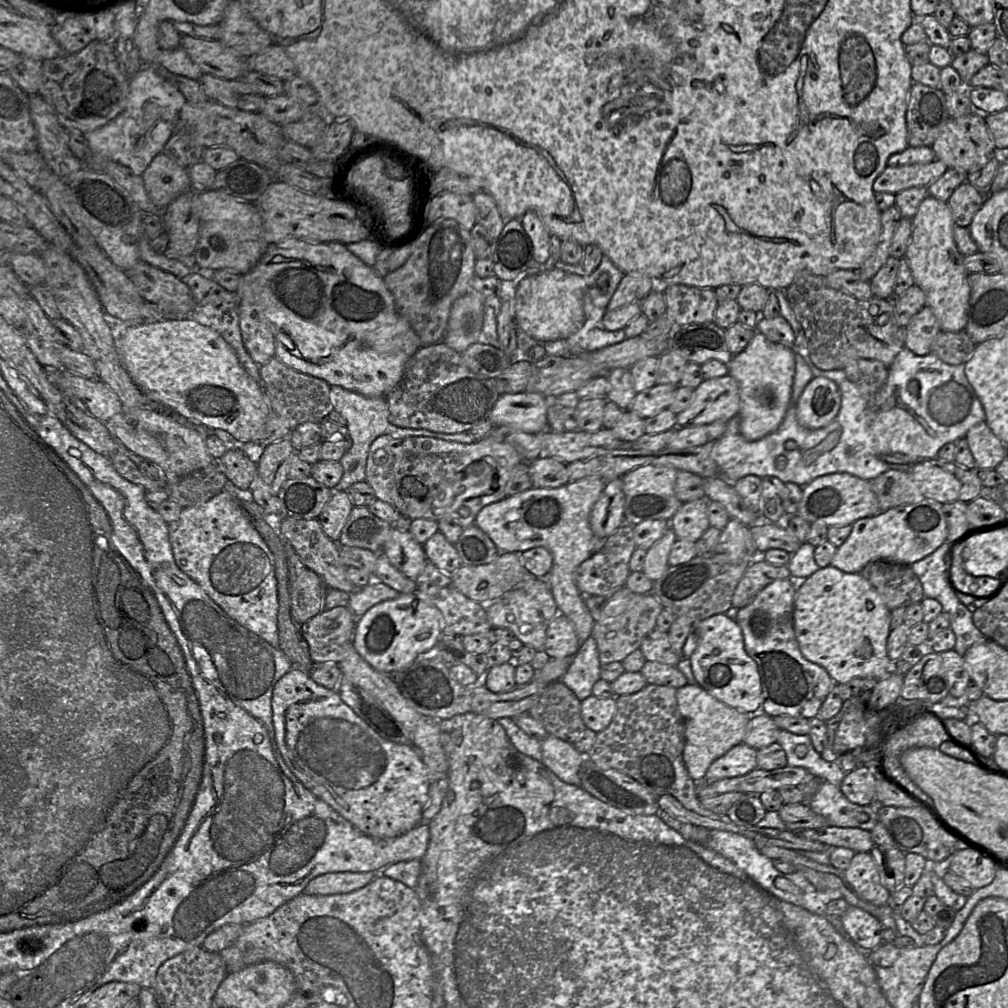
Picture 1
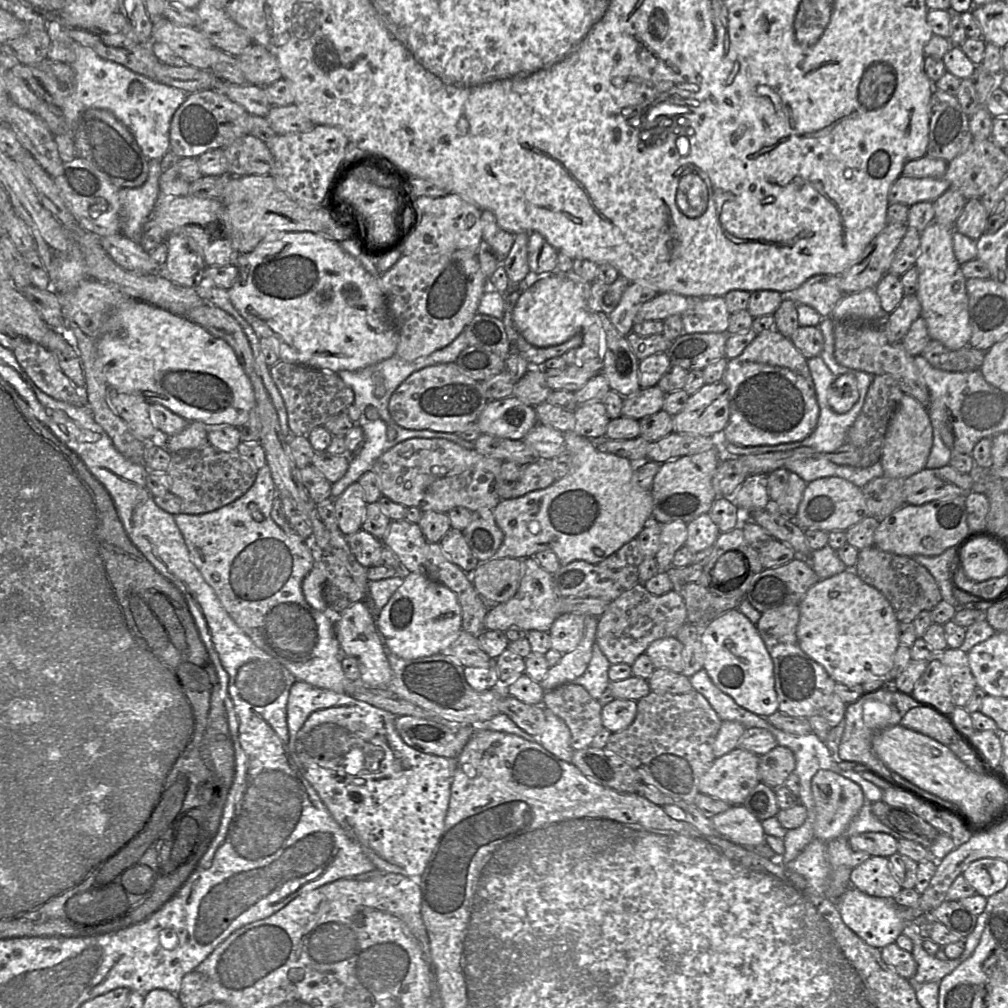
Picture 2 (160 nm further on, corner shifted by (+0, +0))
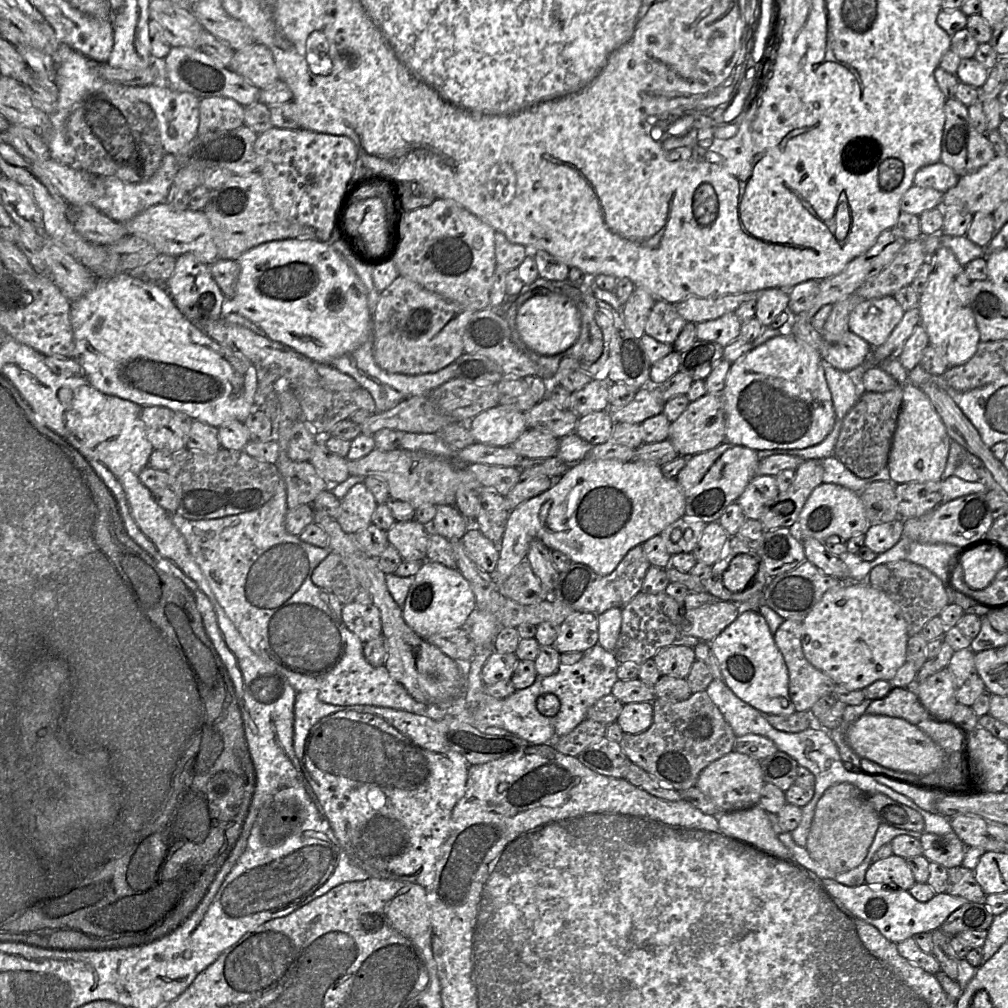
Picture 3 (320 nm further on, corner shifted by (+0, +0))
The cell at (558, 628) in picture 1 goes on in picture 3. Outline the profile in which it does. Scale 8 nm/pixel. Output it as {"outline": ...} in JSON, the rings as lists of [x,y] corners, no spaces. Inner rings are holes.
{"outline":[[[575,612],[560,624],[553,646],[562,654],[584,652],[598,642],[598,615],[590,612]]]}

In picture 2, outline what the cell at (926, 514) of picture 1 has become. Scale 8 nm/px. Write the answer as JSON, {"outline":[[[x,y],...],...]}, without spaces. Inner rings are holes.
{"outline":[[[965,496],[934,500],[923,505],[904,504],[891,515],[879,519],[874,546],[902,556],[938,556],[961,544],[976,530],[969,530]]]}

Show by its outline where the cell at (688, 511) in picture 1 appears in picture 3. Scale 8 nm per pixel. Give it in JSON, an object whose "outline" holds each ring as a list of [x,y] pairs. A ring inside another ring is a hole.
{"outline":[[[718,522],[707,523],[691,553],[697,562],[712,566],[723,556],[729,538],[726,530]]]}

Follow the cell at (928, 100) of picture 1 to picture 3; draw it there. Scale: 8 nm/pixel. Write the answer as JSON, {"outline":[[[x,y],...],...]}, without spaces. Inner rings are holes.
{"outline":[[[947,99],[944,106],[945,124],[941,141],[940,161],[961,177],[974,173],[990,162],[996,153],[985,134],[979,133],[971,123],[967,107],[956,99]]]}

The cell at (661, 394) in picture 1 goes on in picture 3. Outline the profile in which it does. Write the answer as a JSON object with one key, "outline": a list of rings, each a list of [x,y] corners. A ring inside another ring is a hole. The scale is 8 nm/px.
{"outline":[[[652,385],[644,386],[636,392],[627,405],[608,409],[614,423],[641,424],[646,419],[663,413],[665,401]]]}

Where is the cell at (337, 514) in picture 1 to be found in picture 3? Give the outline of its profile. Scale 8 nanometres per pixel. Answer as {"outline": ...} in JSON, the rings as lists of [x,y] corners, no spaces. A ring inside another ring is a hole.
{"outline":[[[364,481],[354,484],[340,501],[336,520],[344,532],[355,534],[372,523],[378,503]]]}

